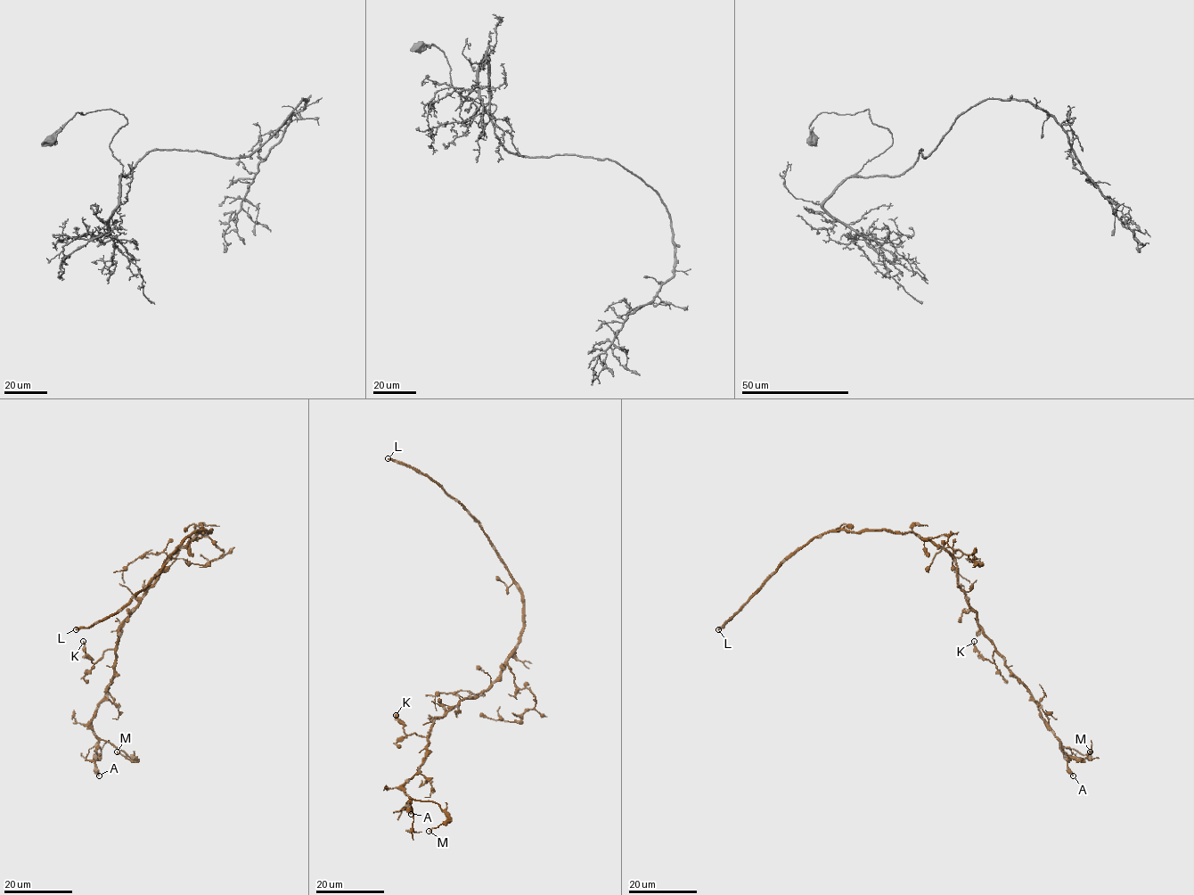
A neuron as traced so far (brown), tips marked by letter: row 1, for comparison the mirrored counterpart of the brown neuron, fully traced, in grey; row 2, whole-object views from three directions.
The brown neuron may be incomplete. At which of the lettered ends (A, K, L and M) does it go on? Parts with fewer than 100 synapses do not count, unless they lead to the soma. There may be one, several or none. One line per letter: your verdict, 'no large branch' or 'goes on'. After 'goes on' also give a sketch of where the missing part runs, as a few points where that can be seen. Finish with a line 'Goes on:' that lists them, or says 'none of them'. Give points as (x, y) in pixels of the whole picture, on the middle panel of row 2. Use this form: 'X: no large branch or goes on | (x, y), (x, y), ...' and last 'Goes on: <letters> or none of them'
A: no large branch
K: no large branch
L: goes on
M: no large branch
Goes on: L

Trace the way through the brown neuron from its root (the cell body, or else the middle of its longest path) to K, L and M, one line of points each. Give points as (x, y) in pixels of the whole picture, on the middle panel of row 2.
K: (491, 684), (477, 697), (463, 698), (444, 716), (437, 717), (426, 737), (415, 734), (406, 735), (396, 715)
L: (491, 684), (519, 641), (523, 627), (521, 589), (483, 529), (460, 504), (428, 476), (388, 458)
M: (491, 684), (434, 720), (425, 761), (404, 785), (412, 799), (435, 801), (445, 813), (446, 819), (429, 831)

